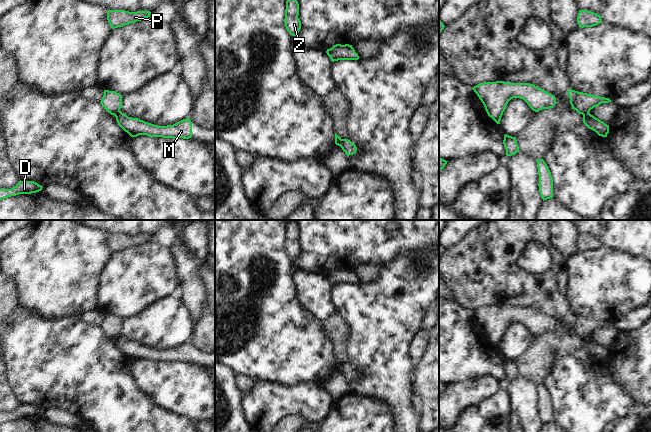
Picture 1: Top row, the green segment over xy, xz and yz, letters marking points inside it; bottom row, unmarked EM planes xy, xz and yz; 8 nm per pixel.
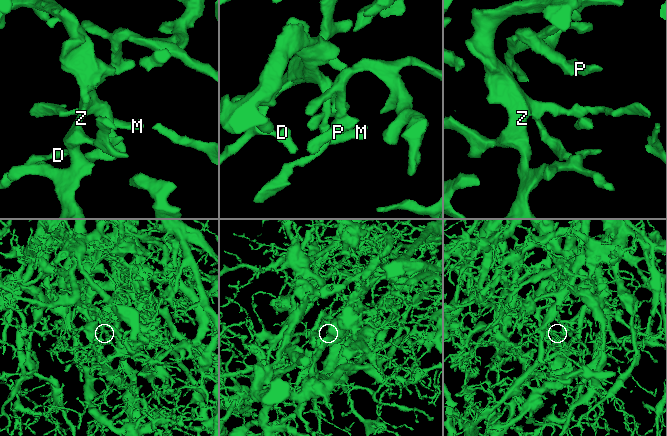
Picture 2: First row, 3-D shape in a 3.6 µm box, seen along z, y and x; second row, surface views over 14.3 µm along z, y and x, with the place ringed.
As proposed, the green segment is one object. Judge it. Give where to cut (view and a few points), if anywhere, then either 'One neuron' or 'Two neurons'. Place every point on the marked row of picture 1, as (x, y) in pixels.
Split along yz (588, 111), (582, 114). Two neurons.

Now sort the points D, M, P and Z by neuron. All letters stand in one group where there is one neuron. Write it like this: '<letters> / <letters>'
D P Z / M

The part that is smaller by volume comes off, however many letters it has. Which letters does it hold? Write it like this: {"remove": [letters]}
{"remove": ["M"]}

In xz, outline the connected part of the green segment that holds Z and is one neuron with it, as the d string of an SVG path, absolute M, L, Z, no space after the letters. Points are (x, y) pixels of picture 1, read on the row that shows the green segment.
M287 0L285 9L285 27L287 31L292 35L296 36L301 29L301 21L298 18L299 15L299 4L297 0Z

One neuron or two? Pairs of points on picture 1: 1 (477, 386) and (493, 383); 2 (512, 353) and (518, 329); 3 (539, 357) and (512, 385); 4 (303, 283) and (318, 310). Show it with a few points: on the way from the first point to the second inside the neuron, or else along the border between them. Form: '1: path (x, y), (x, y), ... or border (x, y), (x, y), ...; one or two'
1: path (481, 386), (489, 384); one
2: path (512, 347), (517, 340), (517, 335); one
3: border (519, 375), (535, 384); two
4: path (310, 290), (318, 303); one

